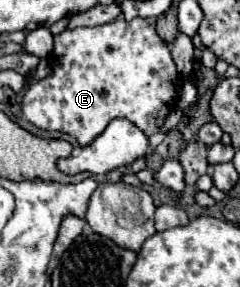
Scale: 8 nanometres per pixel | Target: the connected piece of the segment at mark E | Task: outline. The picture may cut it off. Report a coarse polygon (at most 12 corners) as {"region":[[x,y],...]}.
{"region":[[153,18],[63,30],[29,84],[33,126],[89,146],[151,136],[177,70]]}

